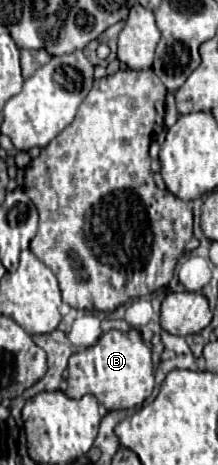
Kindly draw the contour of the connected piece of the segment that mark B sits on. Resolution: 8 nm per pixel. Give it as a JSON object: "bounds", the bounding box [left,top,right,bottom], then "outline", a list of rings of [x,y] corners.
{"bounds":[65,328,155,410],"outline":[[[135,328],[127,333],[109,330],[97,340],[95,346],[69,358],[67,384],[69,386],[65,394],[69,398],[83,398],[85,394],[93,394],[107,410],[137,408],[151,396],[155,388],[151,350]]]}

